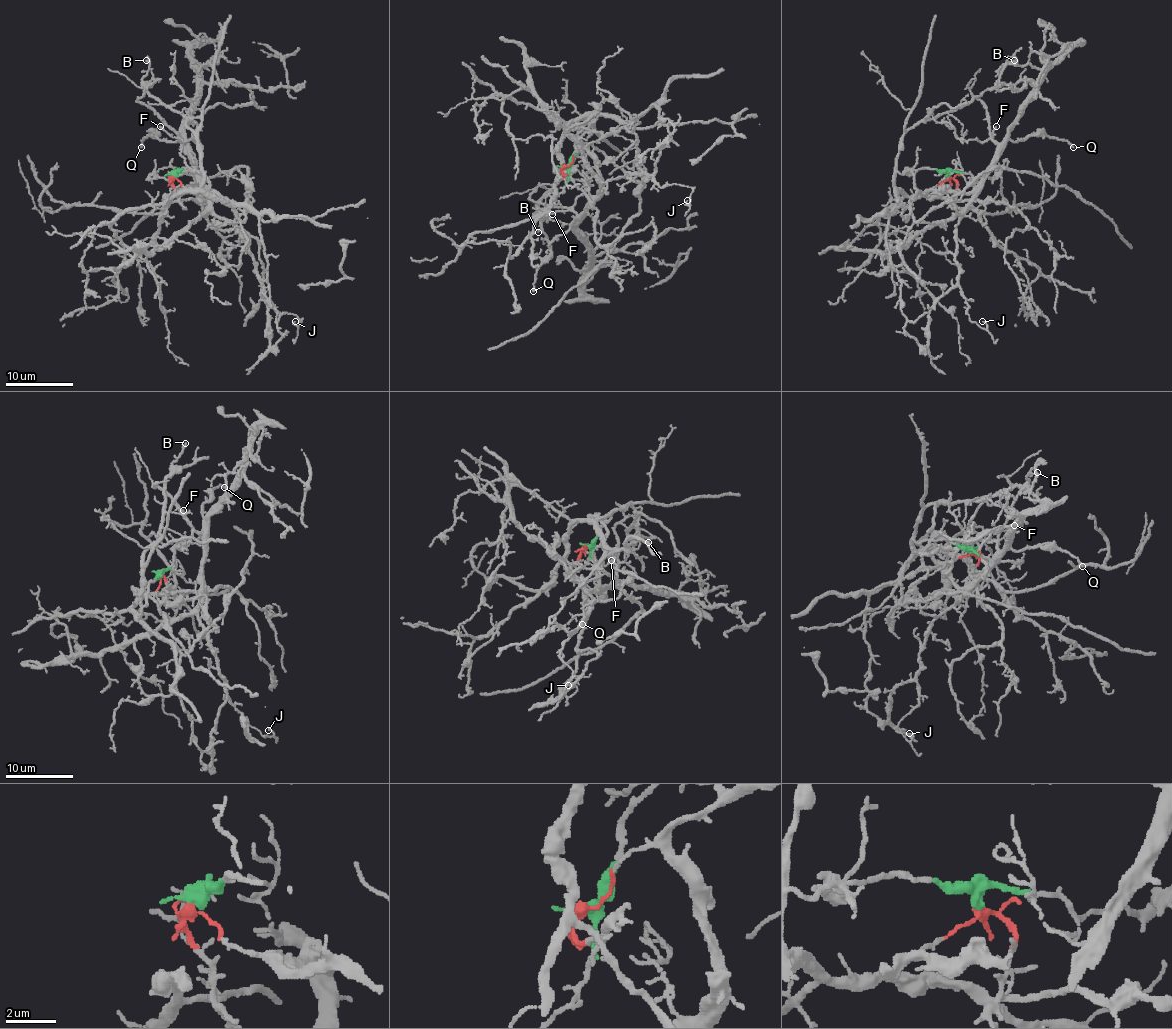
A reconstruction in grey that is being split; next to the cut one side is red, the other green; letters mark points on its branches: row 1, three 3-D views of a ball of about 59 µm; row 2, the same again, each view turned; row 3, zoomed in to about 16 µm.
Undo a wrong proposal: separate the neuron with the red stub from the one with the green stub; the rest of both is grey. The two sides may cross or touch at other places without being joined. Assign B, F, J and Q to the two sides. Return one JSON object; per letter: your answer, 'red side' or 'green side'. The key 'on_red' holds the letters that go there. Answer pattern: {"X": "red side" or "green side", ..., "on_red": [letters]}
{"B": "green side", "F": "red side", "J": "red side", "Q": "red side", "on_red": ["F", "J", "Q"]}

